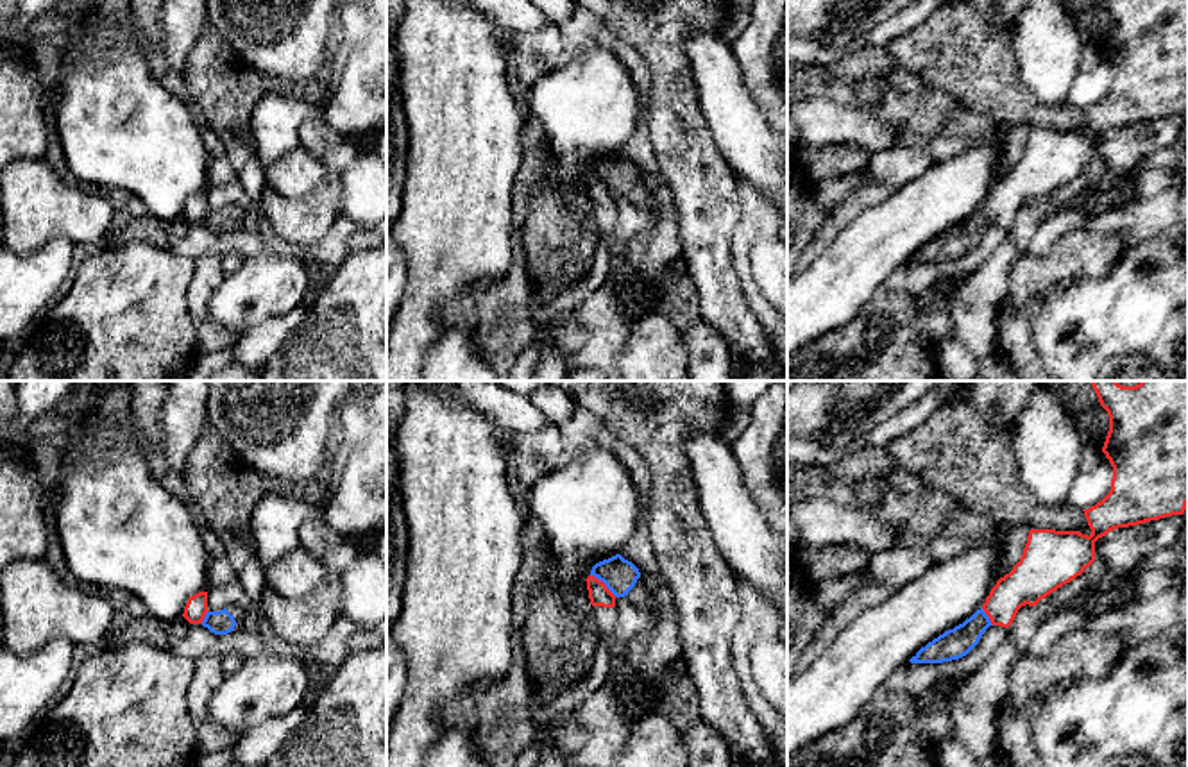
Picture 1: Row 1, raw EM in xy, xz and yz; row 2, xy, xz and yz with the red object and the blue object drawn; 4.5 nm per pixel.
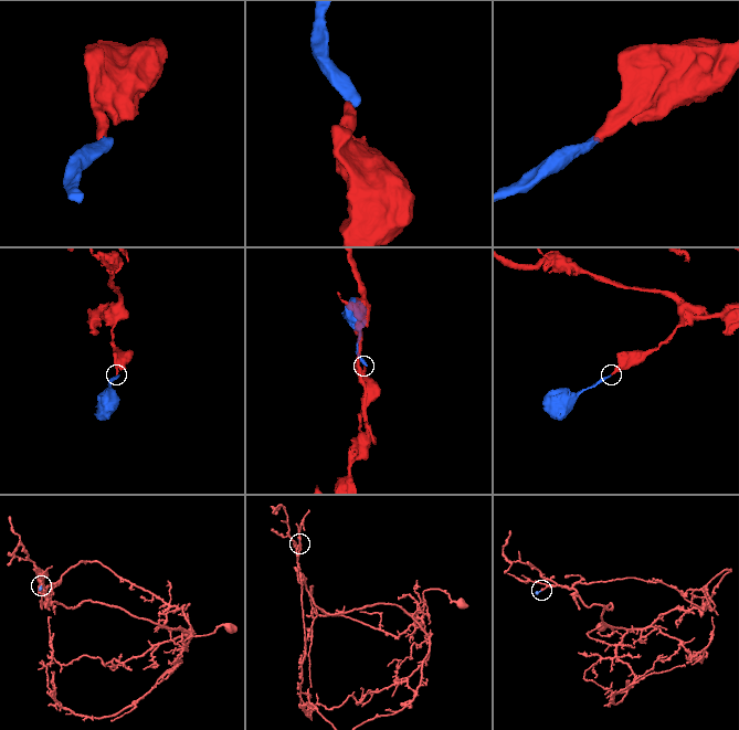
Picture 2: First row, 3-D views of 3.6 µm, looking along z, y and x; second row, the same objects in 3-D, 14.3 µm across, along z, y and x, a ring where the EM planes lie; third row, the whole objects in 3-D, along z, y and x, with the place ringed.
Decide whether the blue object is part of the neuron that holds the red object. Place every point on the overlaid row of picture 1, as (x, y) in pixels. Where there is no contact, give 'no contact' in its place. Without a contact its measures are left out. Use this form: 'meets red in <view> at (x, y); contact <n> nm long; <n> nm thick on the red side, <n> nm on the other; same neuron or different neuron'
meets red in xz at (603, 583); contact 160 nm long; 100 nm thick on the red side, 150 nm on the other; different neuron

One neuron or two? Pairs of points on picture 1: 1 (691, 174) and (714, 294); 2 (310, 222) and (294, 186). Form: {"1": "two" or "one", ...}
{"1": "one", "2": "two"}

